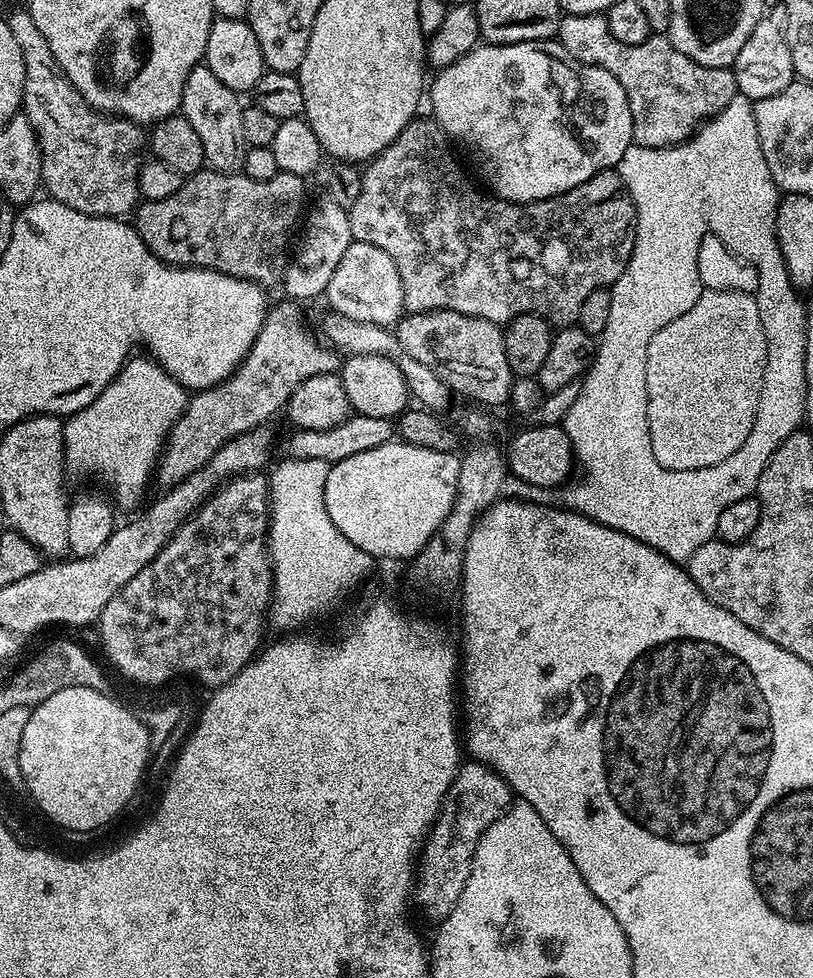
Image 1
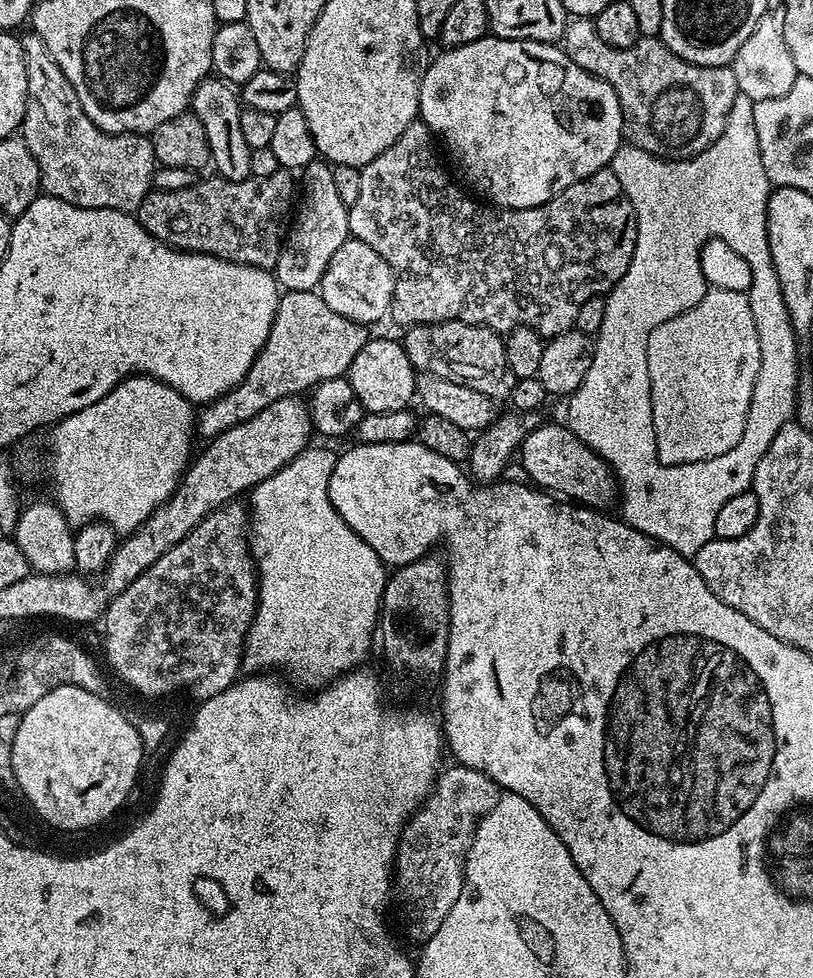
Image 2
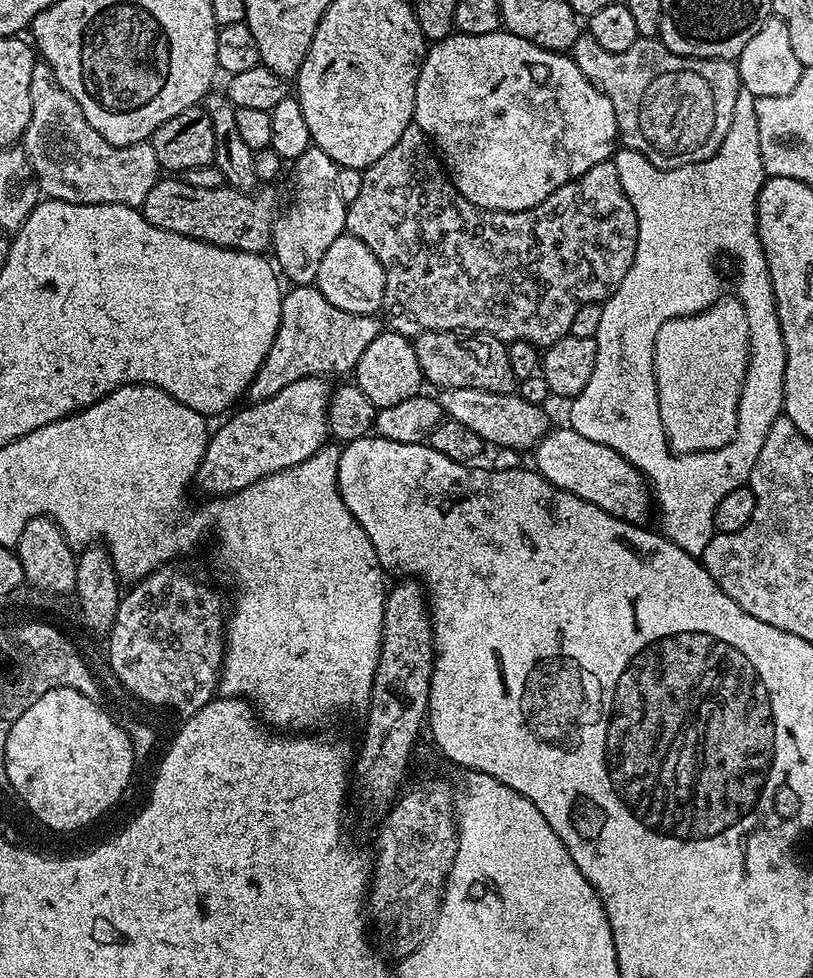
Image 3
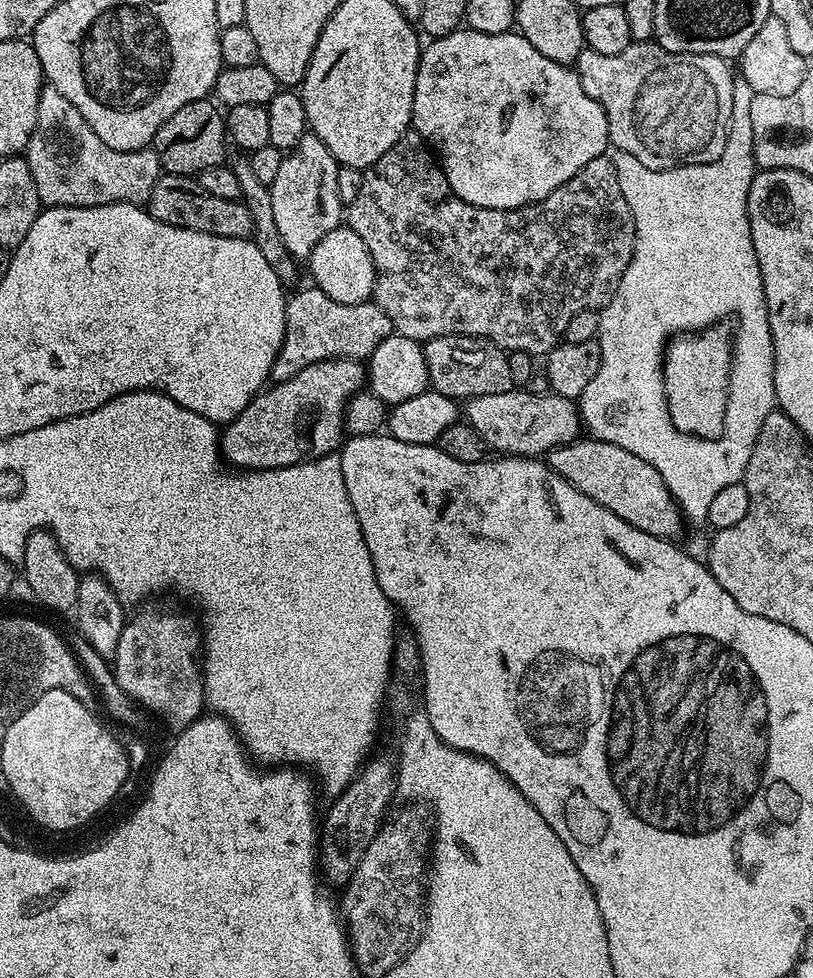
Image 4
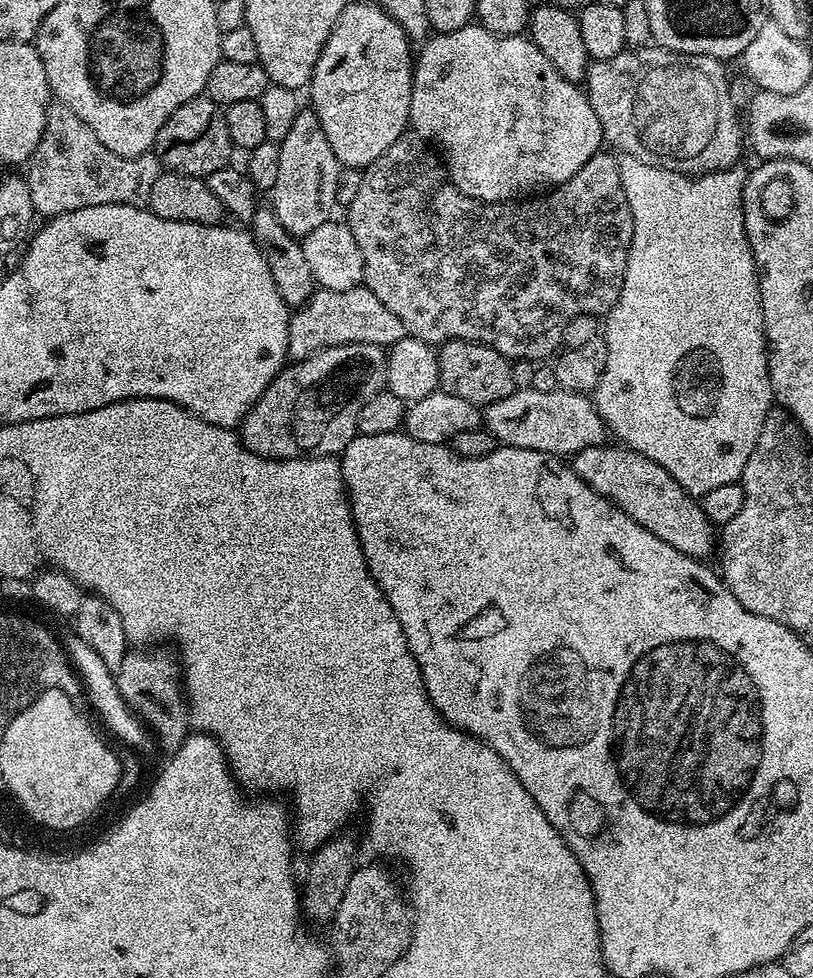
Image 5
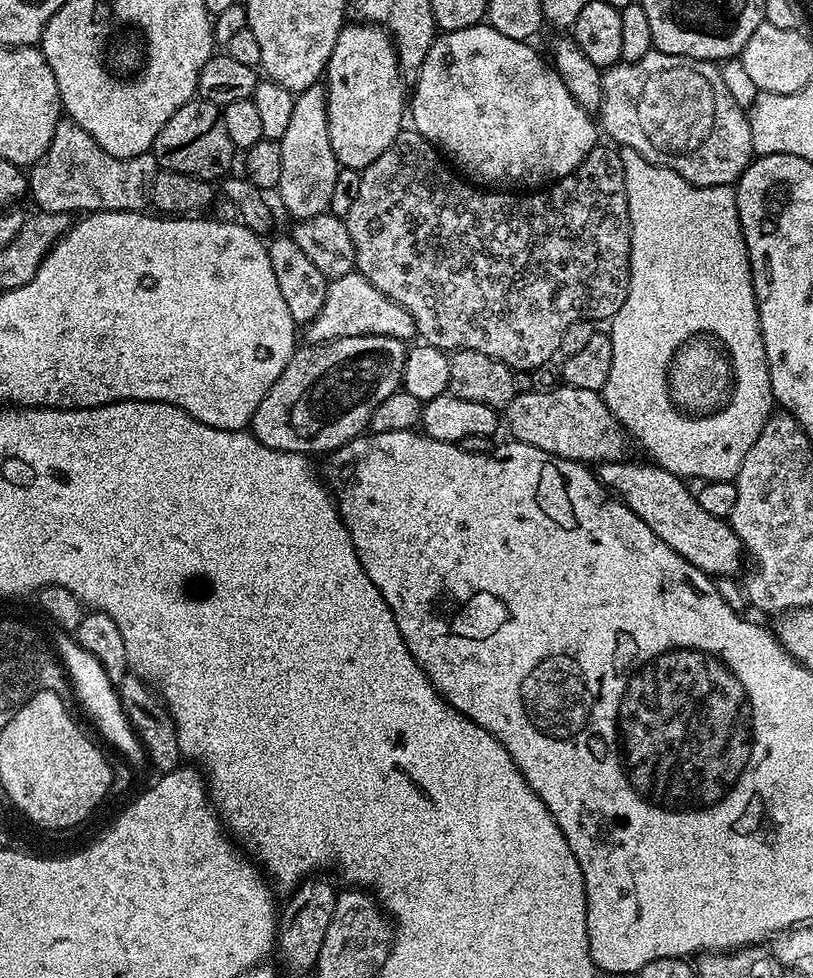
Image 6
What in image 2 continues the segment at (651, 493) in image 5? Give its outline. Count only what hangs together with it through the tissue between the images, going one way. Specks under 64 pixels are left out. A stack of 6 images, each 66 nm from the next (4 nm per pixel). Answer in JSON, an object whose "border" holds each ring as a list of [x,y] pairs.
{"border":[[[545,422],[520,443],[518,464],[520,460],[525,474],[529,476],[525,477],[535,487],[557,497],[597,510],[607,509],[607,504],[611,500],[613,503],[618,496],[618,481],[612,469],[598,453],[582,442],[582,438],[575,436],[571,428],[560,424]]]}

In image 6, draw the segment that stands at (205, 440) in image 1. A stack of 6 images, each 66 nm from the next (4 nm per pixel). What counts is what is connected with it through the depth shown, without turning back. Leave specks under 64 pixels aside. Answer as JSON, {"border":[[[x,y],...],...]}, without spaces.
{"border":[[[353,270],[342,278],[331,281],[326,290],[326,302],[314,318],[302,332],[302,336],[308,344],[325,344],[328,340],[337,338],[354,338],[355,336],[385,336],[386,338],[398,338],[405,342],[411,341],[416,336],[414,318],[410,318],[408,311],[394,298],[386,298],[382,290],[378,290],[366,277]]]}

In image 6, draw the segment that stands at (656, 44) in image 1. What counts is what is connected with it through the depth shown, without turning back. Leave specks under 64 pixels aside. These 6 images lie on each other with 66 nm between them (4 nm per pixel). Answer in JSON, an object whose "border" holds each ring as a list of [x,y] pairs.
{"border":[[[647,52],[642,58],[612,65],[602,72],[602,102],[598,124],[611,143],[638,150],[642,158],[678,173],[699,188],[735,185],[754,159],[750,122],[742,104],[731,97],[721,69],[711,60],[695,60],[665,52]]]}

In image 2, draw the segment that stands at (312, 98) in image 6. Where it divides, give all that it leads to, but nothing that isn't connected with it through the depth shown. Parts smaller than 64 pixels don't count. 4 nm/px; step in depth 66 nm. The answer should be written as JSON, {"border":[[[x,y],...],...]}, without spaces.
{"border":[[[317,158],[302,169],[302,176],[304,197],[301,200],[299,197],[294,219],[280,245],[280,256],[276,259],[274,269],[276,283],[284,292],[317,291],[322,282],[322,274],[326,274],[326,266],[330,266],[330,258],[334,258],[334,253],[338,251],[338,246],[342,246],[342,242],[350,239],[349,205],[344,204],[342,198],[338,198],[331,167],[323,159]]]}

